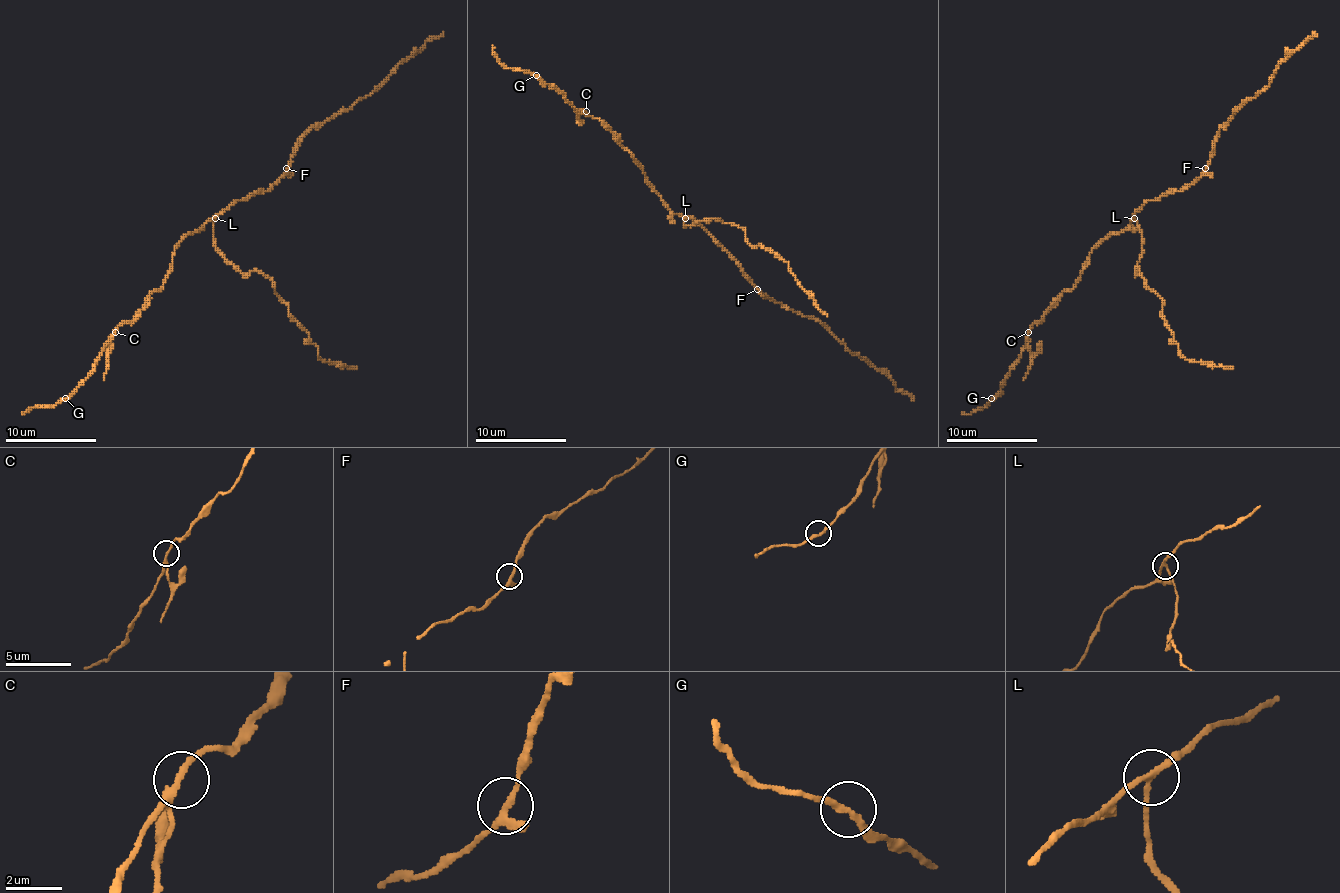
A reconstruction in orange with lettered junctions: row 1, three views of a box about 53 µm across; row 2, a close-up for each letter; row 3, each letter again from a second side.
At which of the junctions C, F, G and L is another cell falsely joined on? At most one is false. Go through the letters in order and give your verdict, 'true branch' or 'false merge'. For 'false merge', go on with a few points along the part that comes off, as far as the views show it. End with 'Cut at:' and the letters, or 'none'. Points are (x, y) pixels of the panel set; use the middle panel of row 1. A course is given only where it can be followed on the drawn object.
C: true branch
F: true branch
G: true branch
L: false merge; course (686, 218), (684, 225), (713, 218), (743, 230), (752, 246), (763, 246), (788, 262), (795, 280), (827, 316)
Cut at: L

